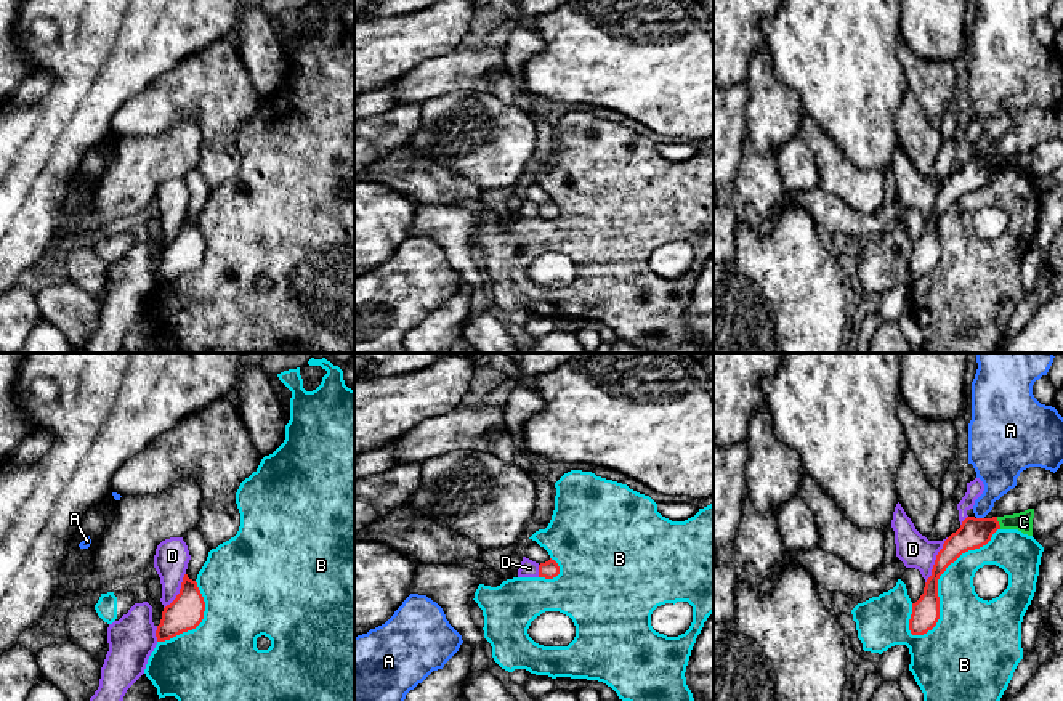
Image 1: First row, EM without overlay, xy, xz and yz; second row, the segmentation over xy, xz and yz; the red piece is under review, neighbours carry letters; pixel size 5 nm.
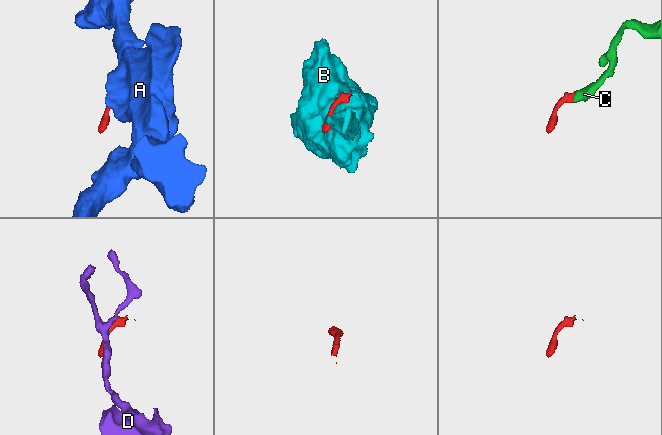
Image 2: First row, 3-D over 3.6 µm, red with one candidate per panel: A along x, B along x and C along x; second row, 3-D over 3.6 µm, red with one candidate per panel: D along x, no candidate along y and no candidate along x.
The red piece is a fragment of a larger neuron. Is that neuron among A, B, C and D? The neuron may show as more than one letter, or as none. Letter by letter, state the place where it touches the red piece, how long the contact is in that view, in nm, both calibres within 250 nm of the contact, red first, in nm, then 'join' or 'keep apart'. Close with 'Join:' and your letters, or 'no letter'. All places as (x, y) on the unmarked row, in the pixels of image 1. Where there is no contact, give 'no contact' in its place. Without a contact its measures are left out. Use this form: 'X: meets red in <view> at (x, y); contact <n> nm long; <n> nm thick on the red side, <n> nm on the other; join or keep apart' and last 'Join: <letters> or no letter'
A: meets red in yz at (980, 159); contact 40 nm long; 160 nm thick on the red side, 190 nm on the other; keep apart
B: meets red in yz at (937, 222); contact 700 nm long; 140 nm thick on the red side, 280 nm on the other; keep apart
C: meets red in yz at (998, 164); contact 70 nm long; 160 nm thick on the red side, 100 nm on the other; join
D: meets red in yz at (935, 201); contact 260 nm long; 160 nm thick on the red side, 170 nm on the other; keep apart
Join: C

